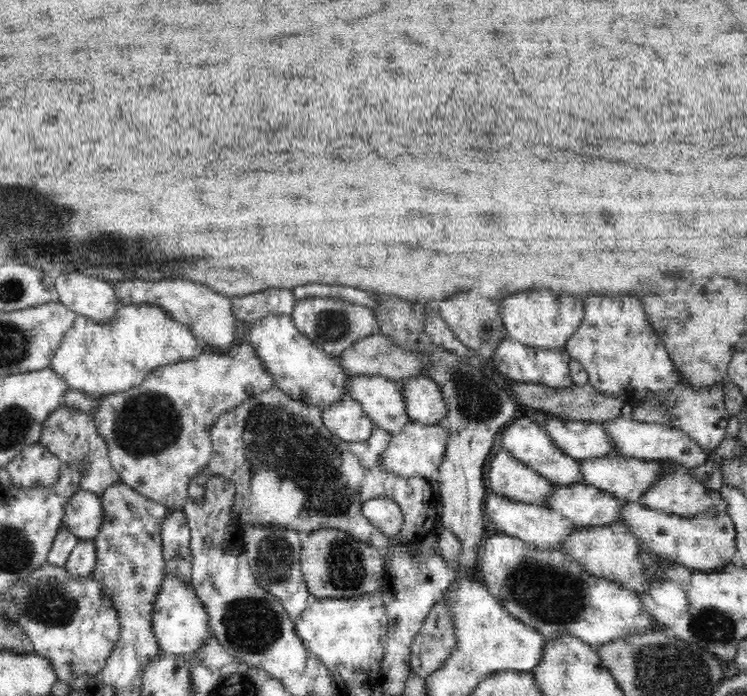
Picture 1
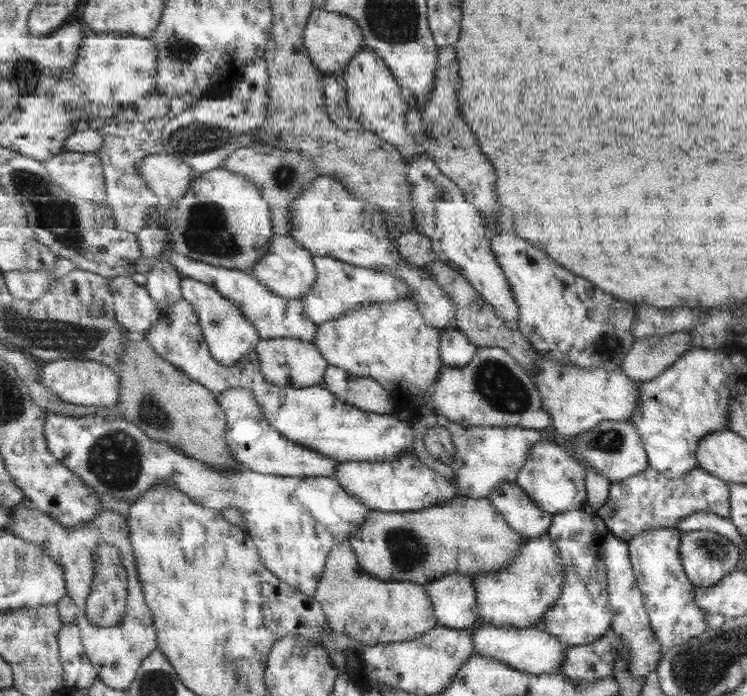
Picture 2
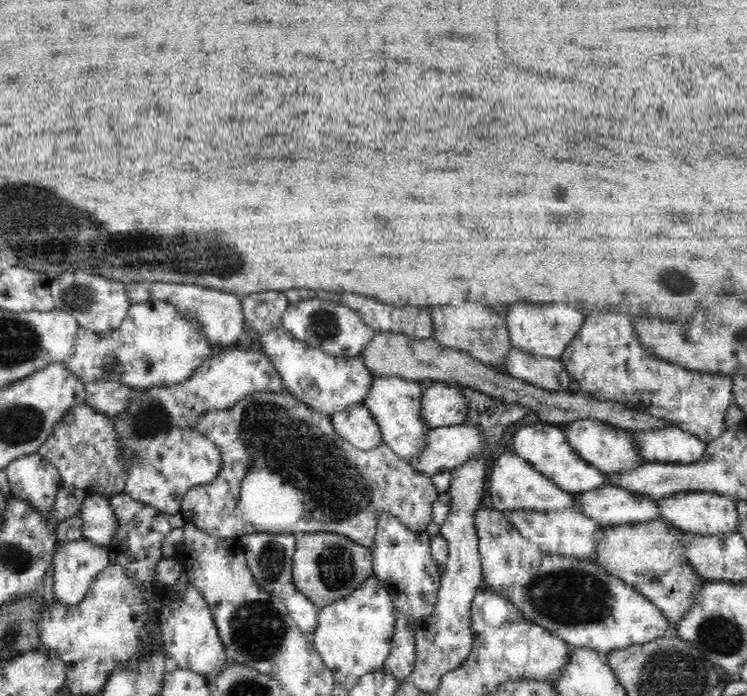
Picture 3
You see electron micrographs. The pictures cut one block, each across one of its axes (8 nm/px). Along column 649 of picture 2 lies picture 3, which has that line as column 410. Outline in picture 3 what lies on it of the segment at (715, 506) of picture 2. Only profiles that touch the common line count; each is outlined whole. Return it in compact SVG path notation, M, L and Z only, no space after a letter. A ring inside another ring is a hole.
M288 392L245 396L232 408L202 411L193 422L193 430L204 435L216 426L220 426L222 472L211 484L186 493L179 510L185 523L193 524L210 536L229 542L259 532L275 535L330 532L370 549L382 514L393 516L421 534L431 522L432 507L439 492L428 473L400 460L384 442L370 452L354 448L336 432L331 416L312 410Z

